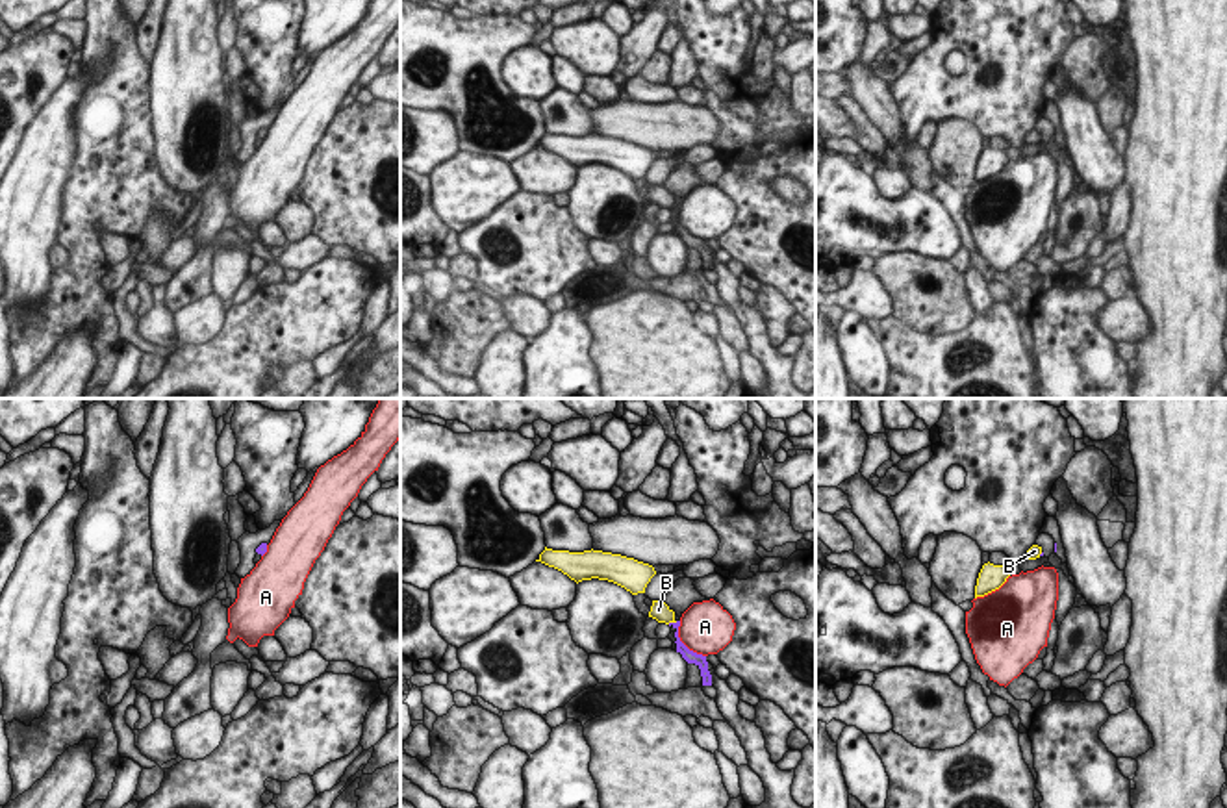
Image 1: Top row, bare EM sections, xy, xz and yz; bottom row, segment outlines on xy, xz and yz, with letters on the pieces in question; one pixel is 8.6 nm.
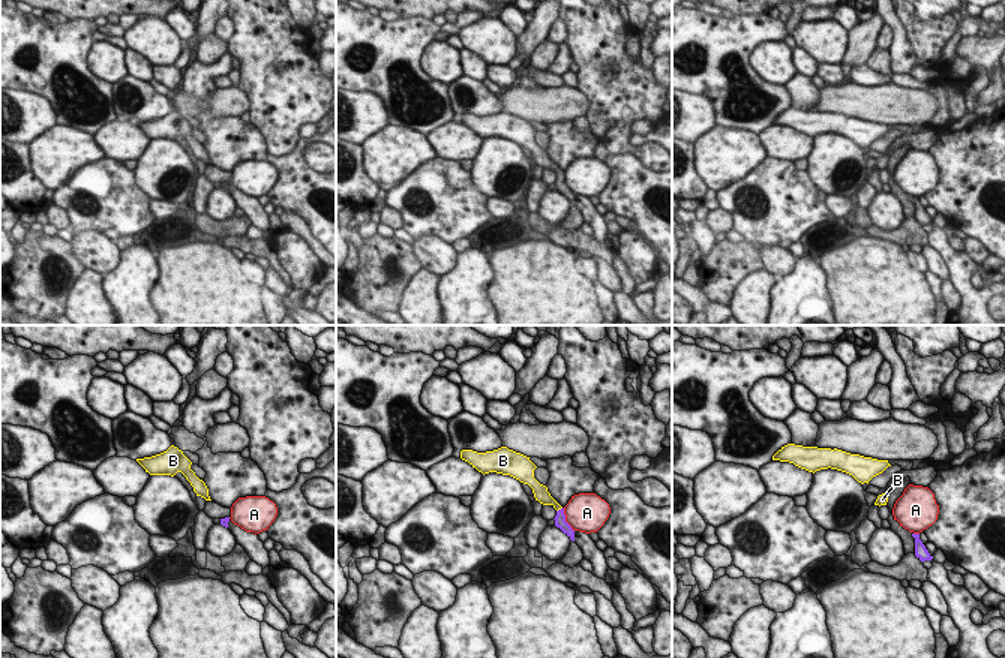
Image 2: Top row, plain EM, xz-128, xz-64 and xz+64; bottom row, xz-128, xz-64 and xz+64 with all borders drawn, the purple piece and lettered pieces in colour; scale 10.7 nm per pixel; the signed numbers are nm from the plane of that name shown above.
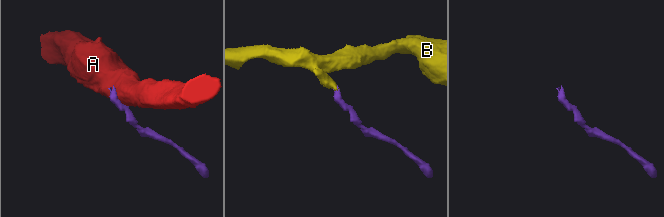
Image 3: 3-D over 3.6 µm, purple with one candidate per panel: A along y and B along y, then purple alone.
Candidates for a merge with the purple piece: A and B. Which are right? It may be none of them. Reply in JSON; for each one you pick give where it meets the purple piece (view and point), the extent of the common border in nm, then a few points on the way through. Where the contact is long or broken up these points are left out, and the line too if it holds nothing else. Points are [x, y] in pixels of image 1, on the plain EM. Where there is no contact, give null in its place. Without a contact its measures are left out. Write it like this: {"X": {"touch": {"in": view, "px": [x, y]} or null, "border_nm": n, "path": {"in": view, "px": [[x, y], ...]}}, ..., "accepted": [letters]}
{"B": {"touch": {"in": "xz", "px": [671, 208]}, "border_nm": 100, "path": {"in": "xz", "px": [[681, 232], [671, 208], [658, 195]]}}, "accepted": ["B"]}

